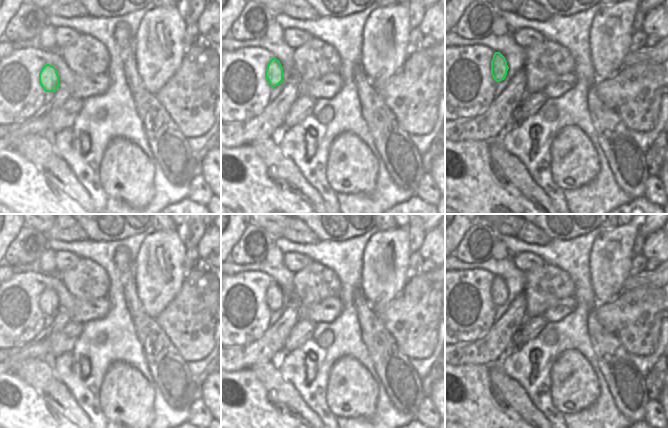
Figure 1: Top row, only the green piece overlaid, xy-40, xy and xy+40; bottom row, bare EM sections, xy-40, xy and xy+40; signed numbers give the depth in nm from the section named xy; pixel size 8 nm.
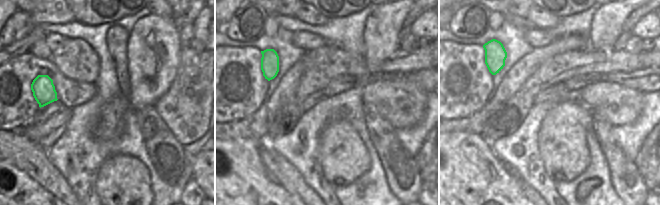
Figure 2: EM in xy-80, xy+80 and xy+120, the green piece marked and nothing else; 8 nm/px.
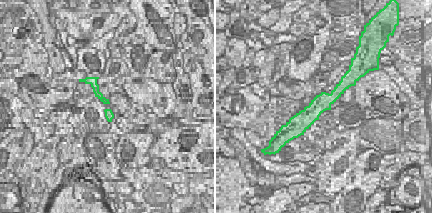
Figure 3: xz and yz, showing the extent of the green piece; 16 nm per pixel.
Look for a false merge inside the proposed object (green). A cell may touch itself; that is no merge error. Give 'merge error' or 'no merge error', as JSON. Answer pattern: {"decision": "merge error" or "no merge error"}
{"decision": "no merge error"}

